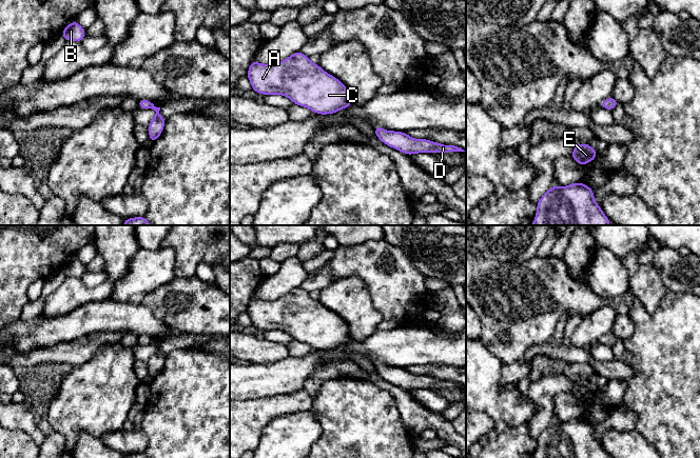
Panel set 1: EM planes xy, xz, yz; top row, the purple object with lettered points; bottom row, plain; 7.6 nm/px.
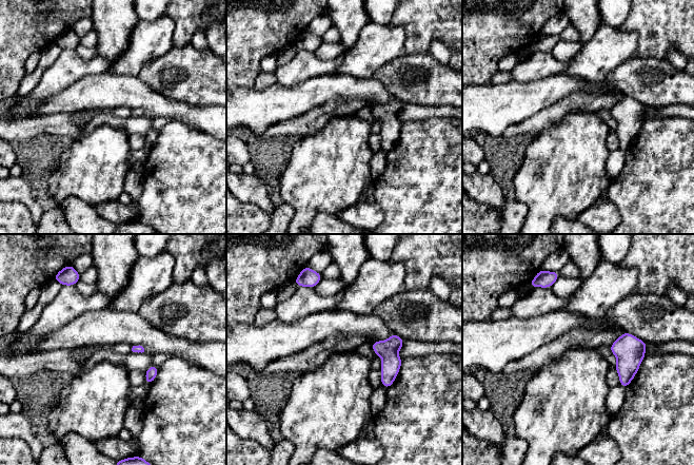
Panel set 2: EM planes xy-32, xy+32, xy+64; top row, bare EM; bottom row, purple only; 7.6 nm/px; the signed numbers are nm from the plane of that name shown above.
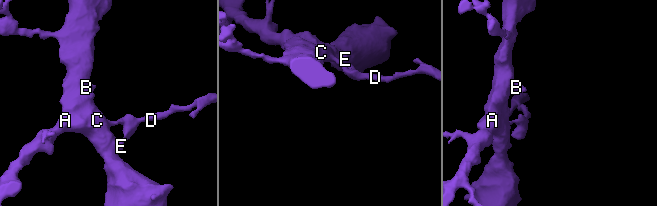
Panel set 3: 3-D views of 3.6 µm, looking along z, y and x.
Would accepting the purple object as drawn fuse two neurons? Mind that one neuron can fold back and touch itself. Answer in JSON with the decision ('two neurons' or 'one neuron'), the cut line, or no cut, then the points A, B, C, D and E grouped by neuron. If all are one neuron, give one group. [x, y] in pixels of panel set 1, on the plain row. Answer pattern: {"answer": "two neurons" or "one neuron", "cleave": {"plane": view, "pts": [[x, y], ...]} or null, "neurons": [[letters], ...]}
{"answer": "one neuron", "cleave": null, "neurons": [["A", "B", "C", "D", "E"]]}

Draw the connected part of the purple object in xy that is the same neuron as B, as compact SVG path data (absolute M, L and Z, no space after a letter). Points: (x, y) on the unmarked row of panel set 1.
M73 256L60 270L65 277L81 278L86 272L85 265Z

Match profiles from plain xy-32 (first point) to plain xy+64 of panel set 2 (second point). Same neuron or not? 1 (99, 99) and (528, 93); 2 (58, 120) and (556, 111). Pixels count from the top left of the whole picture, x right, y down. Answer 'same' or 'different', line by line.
1: same
2: same

